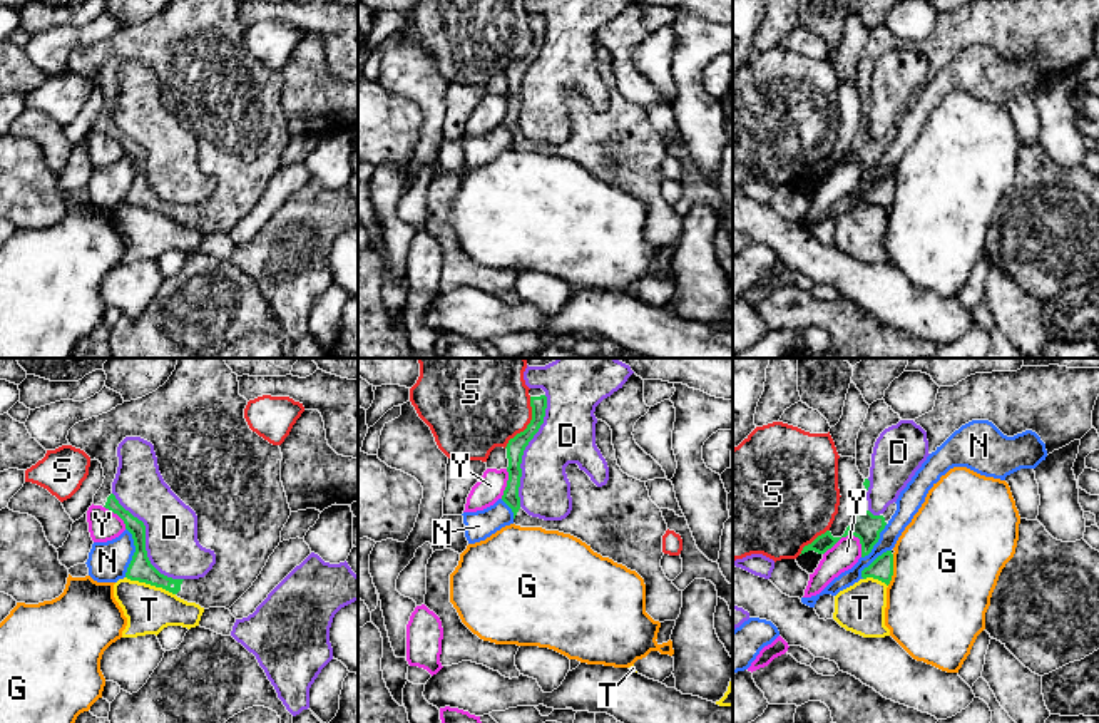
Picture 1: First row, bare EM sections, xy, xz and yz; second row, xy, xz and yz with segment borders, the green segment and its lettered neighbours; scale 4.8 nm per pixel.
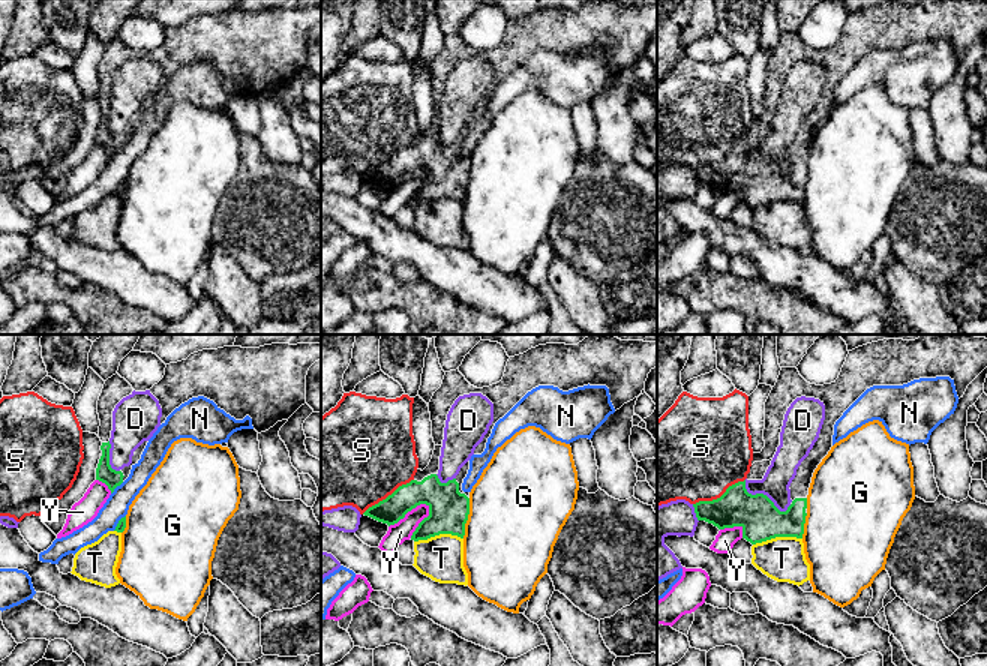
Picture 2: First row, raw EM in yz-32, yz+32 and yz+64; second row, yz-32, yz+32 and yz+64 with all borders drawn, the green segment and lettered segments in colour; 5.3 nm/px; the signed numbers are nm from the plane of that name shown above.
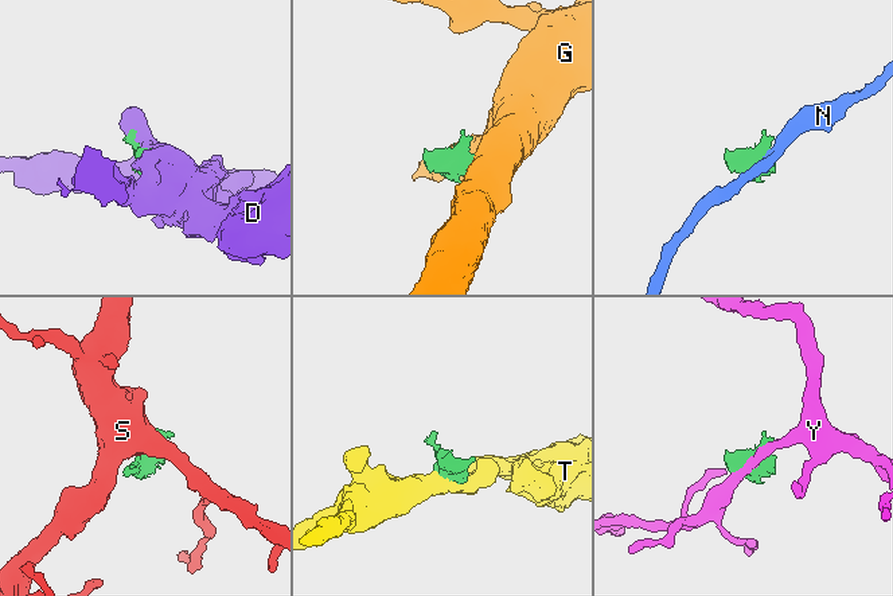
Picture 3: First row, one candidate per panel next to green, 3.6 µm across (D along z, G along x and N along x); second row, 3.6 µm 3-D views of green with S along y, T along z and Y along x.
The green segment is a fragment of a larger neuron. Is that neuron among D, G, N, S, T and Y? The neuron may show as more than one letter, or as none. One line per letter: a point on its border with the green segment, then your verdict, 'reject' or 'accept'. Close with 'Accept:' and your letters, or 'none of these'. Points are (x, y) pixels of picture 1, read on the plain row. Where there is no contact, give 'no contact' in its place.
D: meets green in xz at (524, 74); reject
G: meets green in yz at (892, 194); reject
N: meets green in xy at (134, 178); reject
S: meets green in xz at (529, 49); reject
T: meets green in xy at (151, 210); reject
Y: meets green in yz at (842, 161); reject
Accept: none of these

